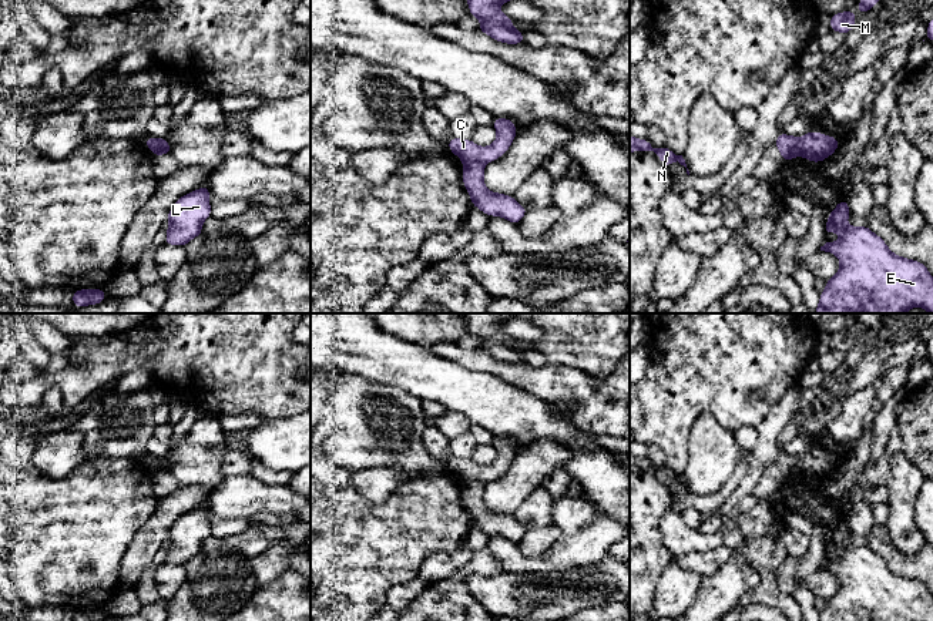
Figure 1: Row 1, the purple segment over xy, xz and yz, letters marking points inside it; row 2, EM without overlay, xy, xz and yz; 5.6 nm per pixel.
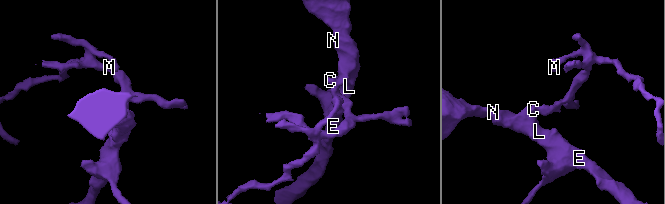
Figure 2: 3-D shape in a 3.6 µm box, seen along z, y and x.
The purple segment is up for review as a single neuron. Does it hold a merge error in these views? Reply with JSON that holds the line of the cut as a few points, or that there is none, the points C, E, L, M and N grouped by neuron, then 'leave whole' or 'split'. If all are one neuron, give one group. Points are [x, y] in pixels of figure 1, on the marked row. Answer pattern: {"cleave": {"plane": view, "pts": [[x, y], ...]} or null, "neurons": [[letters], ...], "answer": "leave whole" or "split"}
{"cleave": {"plane": "xz", "pts": [[485, 163], [467, 163], [465, 165]]}, "neurons": [["C", "E", "L", "N"], ["M"]], "answer": "split"}

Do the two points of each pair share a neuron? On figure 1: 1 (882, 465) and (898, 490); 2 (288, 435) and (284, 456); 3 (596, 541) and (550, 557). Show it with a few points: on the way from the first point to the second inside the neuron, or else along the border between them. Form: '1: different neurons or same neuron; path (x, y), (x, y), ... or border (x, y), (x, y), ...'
1: different neurons; border (902, 452), (892, 459), (890, 479), (886, 484)
2: same neuron; path (288, 440), (284, 450)
3: same neuron; path (584, 547), (570, 550), (561, 556)

